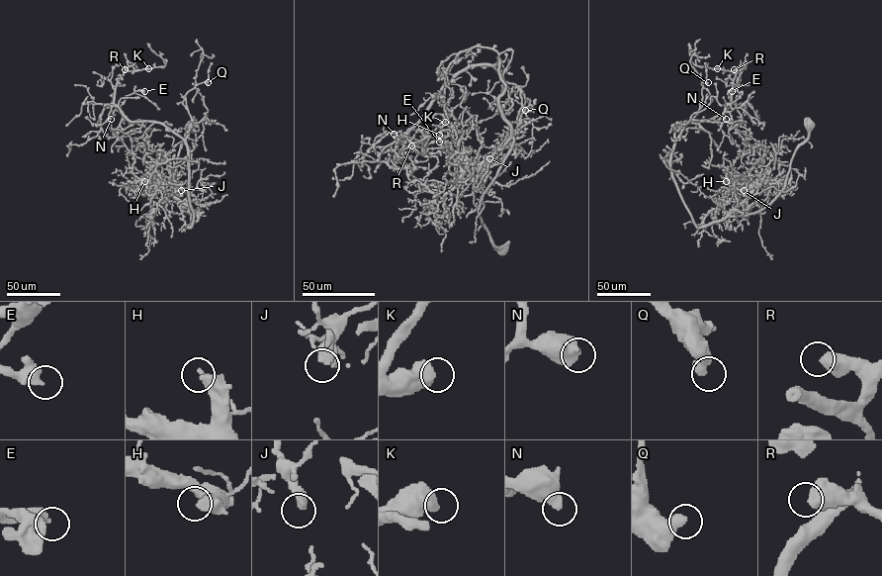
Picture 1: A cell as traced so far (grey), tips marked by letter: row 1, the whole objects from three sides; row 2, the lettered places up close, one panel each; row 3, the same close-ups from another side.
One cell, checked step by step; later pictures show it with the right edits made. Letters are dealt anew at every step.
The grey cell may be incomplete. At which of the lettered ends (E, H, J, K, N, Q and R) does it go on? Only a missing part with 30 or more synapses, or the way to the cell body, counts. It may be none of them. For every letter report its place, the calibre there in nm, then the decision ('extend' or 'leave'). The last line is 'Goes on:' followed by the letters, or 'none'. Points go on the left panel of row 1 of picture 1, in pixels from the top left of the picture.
E: (144, 91) | 340 nm | leave
H: (144, 181) | 550 nm | extend
J: (181, 190) | 440 nm | leave
K: (148, 68) | 600 nm | leave
N: (111, 119) | 550 nm | leave
Q: (208, 82) | 500 nm | leave
R: (125, 69) | 600 nm | leave
Goes on: H

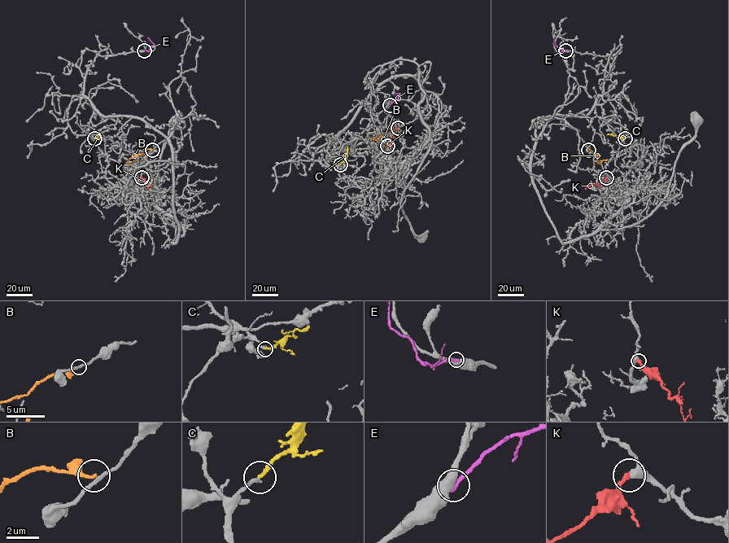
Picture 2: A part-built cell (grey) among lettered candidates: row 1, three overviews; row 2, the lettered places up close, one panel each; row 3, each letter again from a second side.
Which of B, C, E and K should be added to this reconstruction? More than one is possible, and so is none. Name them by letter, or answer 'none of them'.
C, K

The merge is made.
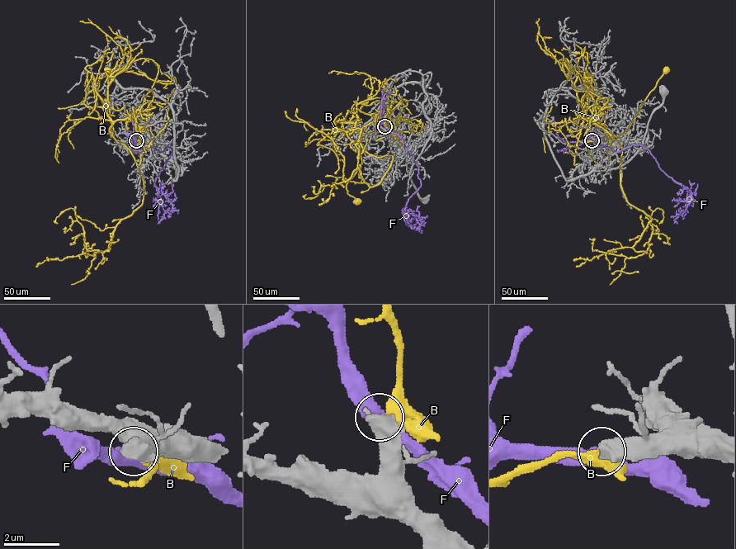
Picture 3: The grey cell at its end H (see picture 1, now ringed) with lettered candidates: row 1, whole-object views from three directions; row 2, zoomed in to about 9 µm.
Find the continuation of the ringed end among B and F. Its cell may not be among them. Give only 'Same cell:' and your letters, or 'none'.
Same cell: none

